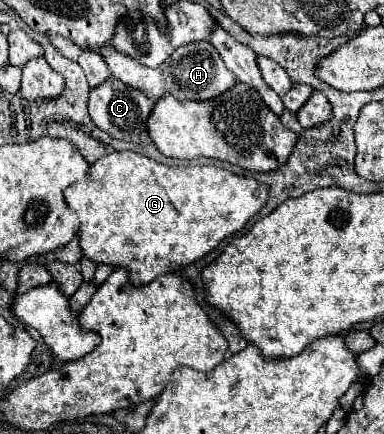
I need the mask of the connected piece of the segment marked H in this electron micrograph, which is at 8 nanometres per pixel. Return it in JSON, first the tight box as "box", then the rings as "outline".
{"box":[98,41,236,101],"outline":[[[194,41],[194,43],[182,45],[158,69],[148,69],[144,65],[138,65],[136,59],[118,55],[118,51],[112,51],[112,47],[108,47],[108,45],[100,47],[98,51],[106,57],[104,61],[108,63],[108,67],[112,71],[112,77],[116,77],[124,83],[130,83],[132,87],[144,91],[154,101],[160,99],[160,95],[164,95],[164,93],[170,93],[176,99],[214,99],[236,83],[236,77],[232,75],[232,71],[228,71],[228,67],[224,65],[216,47],[208,41]]]}

